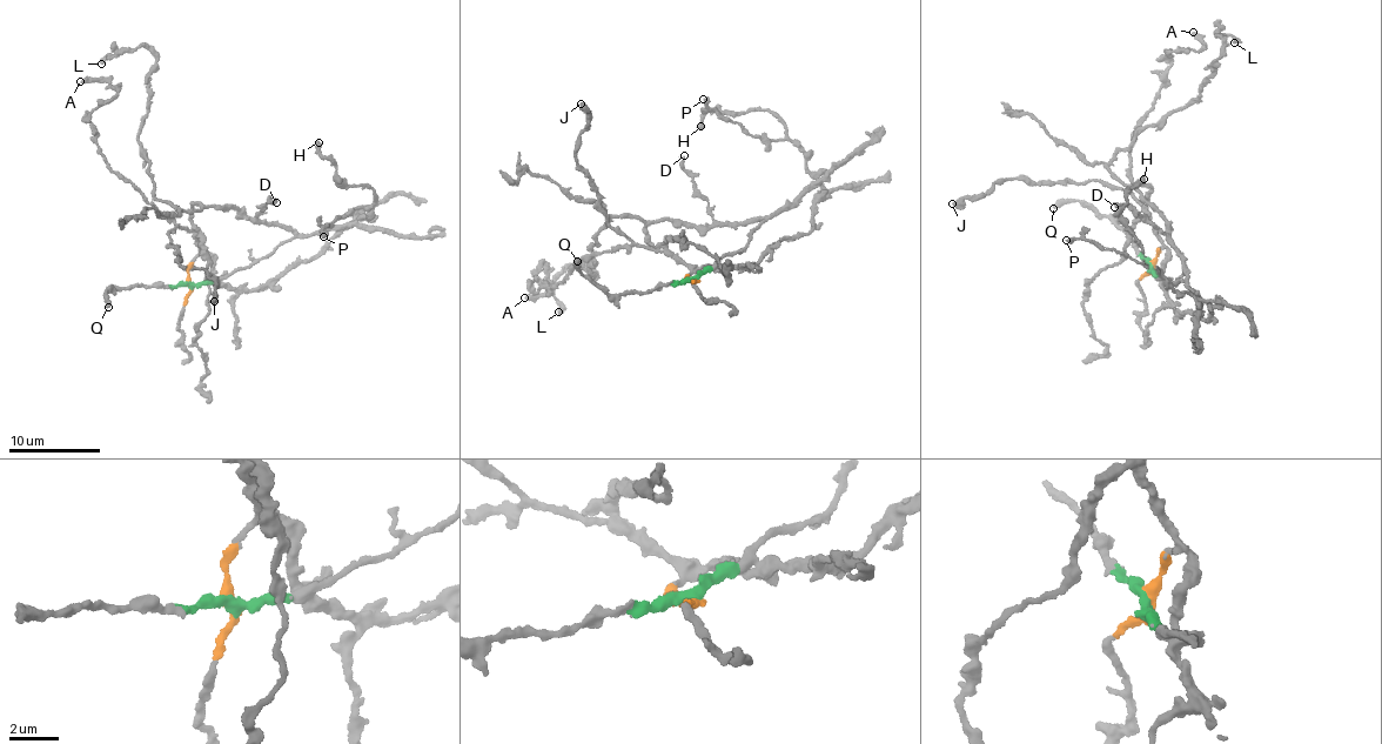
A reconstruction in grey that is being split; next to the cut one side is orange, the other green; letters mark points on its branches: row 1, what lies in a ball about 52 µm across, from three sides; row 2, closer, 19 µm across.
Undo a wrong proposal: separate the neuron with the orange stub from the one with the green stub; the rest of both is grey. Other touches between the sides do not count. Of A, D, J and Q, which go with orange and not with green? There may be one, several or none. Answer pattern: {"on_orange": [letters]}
{"on_orange": ["A", "J"]}

